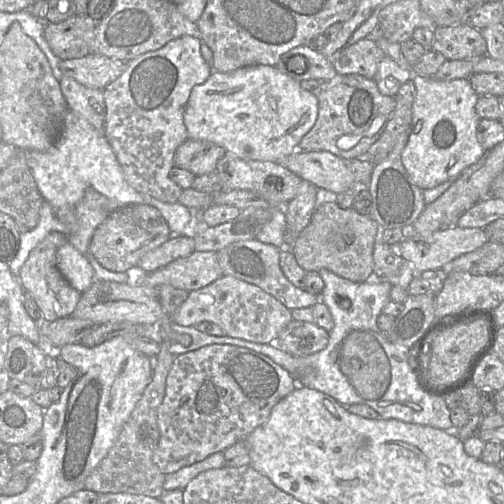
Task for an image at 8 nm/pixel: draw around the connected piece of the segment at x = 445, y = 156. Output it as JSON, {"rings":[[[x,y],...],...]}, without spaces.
{"rings":[[[414,75],[412,81],[416,87],[416,96],[413,103],[411,132],[401,153],[401,159],[411,181],[425,190],[434,188],[450,179],[456,179],[469,166],[476,163],[486,150],[478,140],[480,117],[476,113],[475,105],[479,95],[469,79],[439,81],[431,76]]]}

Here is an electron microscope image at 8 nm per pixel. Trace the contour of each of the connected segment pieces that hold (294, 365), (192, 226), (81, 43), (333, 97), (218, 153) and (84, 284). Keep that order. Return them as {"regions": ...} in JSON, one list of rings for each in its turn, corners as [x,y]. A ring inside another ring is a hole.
{"regions":[[[[320,269],[318,273],[324,282],[324,288],[321,294],[319,295],[319,299],[322,303],[324,303],[328,307],[332,315],[333,321],[334,321],[334,327],[329,332],[329,342],[326,348],[323,349],[322,351],[319,351],[314,354],[306,355],[306,356],[293,356],[281,350],[276,344],[271,344],[271,343],[261,344],[261,343],[254,343],[254,342],[245,340],[245,348],[253,348],[254,351],[257,351],[258,353],[261,353],[269,357],[276,364],[280,365],[282,368],[287,370],[294,378],[297,377],[299,379],[299,383],[303,385],[304,387],[314,389],[324,394],[327,394],[345,407],[352,405],[352,404],[365,404],[367,406],[370,406],[372,409],[374,409],[380,415],[382,419],[397,419],[397,420],[401,420],[401,421],[408,422],[408,423],[431,426],[431,427],[438,428],[438,429],[445,430],[445,431],[453,431],[453,425],[450,419],[450,410],[445,403],[445,398],[429,395],[428,393],[424,392],[418,386],[415,376],[411,370],[411,365],[409,363],[409,349],[410,348],[404,348],[403,346],[396,345],[390,342],[386,336],[386,333],[381,331],[377,326],[377,318],[379,317],[380,314],[382,314],[383,307],[389,301],[391,301],[390,291],[391,291],[392,285],[388,282],[377,281],[376,279],[372,279],[370,281],[365,281],[365,282],[353,282],[353,281],[350,281],[348,279],[342,278],[334,274],[333,272],[327,269]],[[343,298],[347,298],[351,301],[351,307],[349,309],[345,310],[339,306],[339,302]]],[[[146,196],[144,203],[156,208],[168,224],[171,237],[177,237],[185,234],[188,237],[194,237],[199,228],[202,228],[200,222],[200,213],[198,217],[195,212],[180,203],[166,203]]],[[[74,14],[58,23],[47,23],[45,39],[52,52],[61,60],[82,58],[95,52],[98,24]]],[[[359,74],[339,75],[326,81],[321,81],[318,99],[318,116],[314,126],[299,142],[299,150],[329,151],[345,160],[364,158],[368,149],[383,134],[396,106],[393,96],[383,95],[374,81]]],[[[186,139],[176,150],[174,166],[186,169],[195,176],[212,173],[226,150],[214,143],[202,140]]],[[[69,242],[57,250],[57,268],[68,283],[81,293],[94,283],[94,270],[87,257]]]]}

